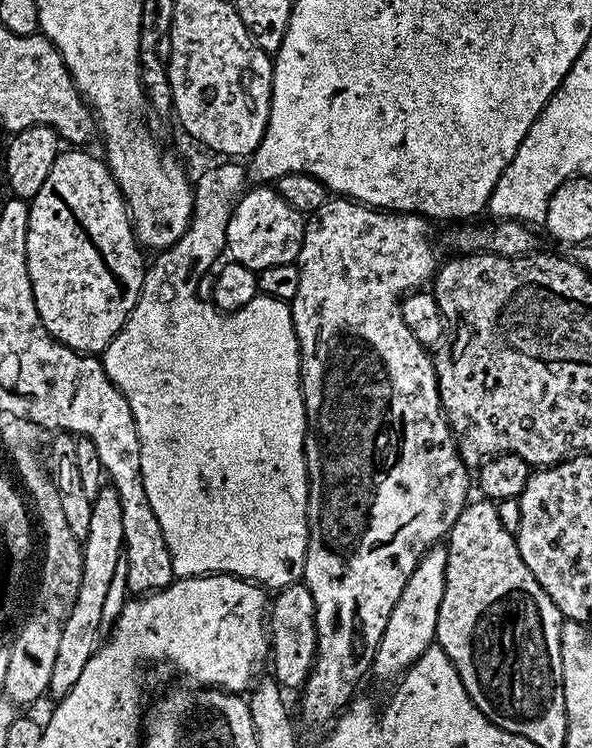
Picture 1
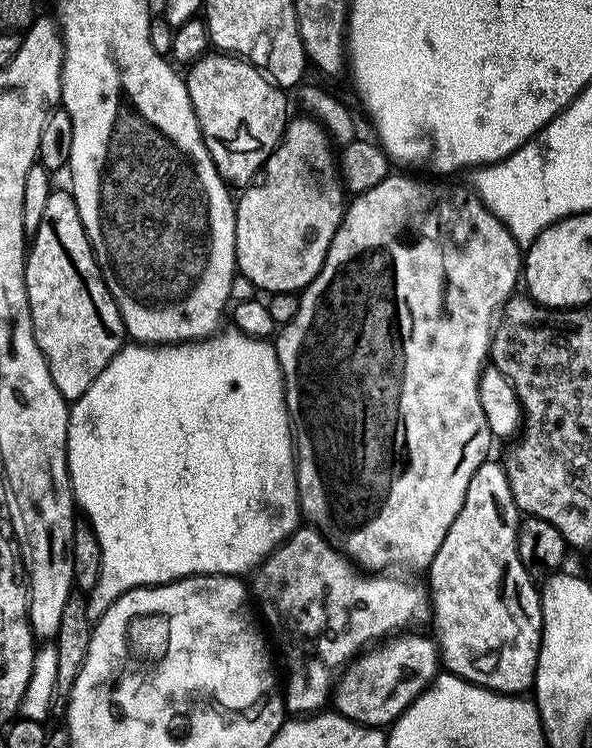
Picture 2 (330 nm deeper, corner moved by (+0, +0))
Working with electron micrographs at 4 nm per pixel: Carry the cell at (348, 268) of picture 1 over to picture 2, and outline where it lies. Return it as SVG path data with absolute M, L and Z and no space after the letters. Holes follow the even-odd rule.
M390 174L378 186L359 193L353 200L356 201L347 207L344 221L332 239L322 270L299 293L300 305L294 322L283 325L274 340L295 434L296 491L300 494L303 519L323 532L329 544L339 548L361 569L384 570L387 564L396 564L407 556L417 556L421 565L427 566L434 554L438 554L454 518L458 518L458 510L462 510L470 478L489 459L488 451L494 443L479 402L479 388L490 356L494 321L522 280L522 248L507 226L468 186L459 188L456 184L435 184L432 180Z

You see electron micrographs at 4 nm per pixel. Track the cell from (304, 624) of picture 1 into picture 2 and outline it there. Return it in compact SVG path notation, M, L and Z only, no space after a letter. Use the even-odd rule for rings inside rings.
M400 634L381 643L373 650L358 656L343 669L334 688L335 711L339 715L356 724L366 724L370 728L391 725L436 679L438 645L435 639L404 635L408 634Z

